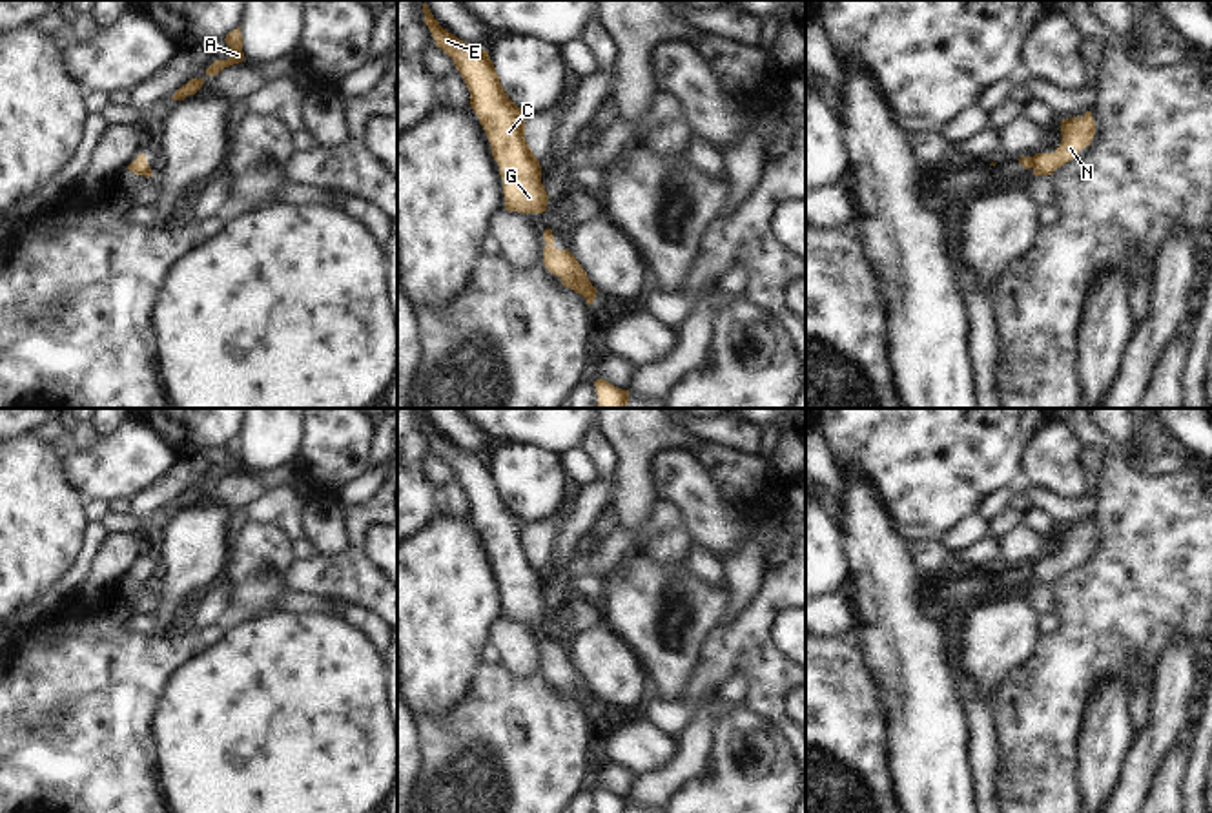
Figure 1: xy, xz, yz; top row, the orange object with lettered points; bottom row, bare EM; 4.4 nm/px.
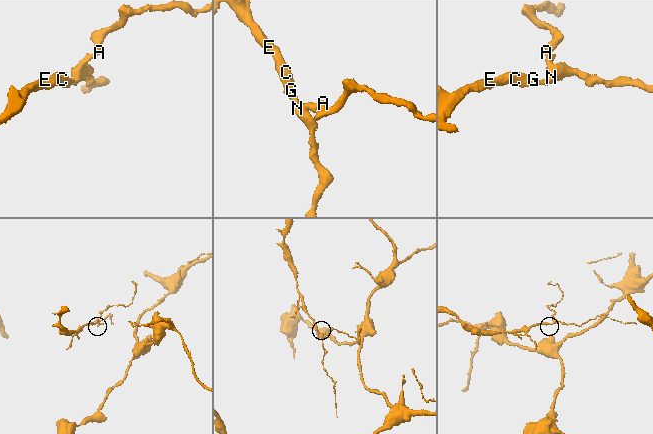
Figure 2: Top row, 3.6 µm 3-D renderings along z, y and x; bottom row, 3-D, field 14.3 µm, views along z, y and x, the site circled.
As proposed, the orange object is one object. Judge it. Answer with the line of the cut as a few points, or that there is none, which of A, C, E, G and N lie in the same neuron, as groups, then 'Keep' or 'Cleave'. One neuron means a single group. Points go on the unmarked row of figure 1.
No split. Groups: A C E G N. Keep

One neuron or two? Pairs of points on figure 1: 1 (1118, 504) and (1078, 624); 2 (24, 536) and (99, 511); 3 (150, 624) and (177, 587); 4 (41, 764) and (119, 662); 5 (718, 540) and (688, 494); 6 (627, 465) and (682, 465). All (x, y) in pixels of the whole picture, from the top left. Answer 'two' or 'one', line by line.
1: one
2: two
3: two
4: one
5: one
6: two

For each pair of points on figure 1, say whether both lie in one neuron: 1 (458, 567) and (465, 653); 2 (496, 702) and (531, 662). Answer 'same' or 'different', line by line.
1: same
2: different

